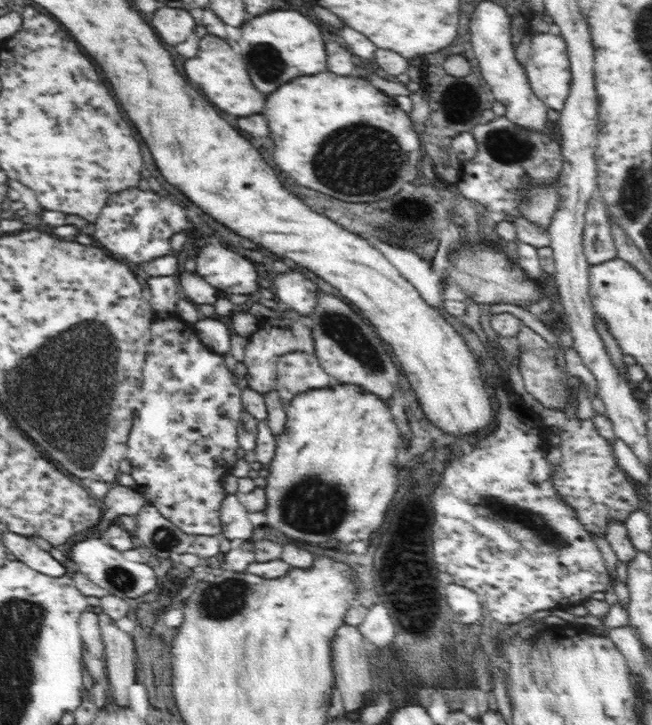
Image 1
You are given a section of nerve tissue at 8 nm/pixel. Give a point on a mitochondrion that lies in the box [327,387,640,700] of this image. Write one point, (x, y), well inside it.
(548, 533)

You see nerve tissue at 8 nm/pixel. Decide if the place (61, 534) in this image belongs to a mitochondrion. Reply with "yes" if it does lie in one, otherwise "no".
no

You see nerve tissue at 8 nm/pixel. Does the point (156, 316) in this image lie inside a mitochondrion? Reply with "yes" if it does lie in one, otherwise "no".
no

